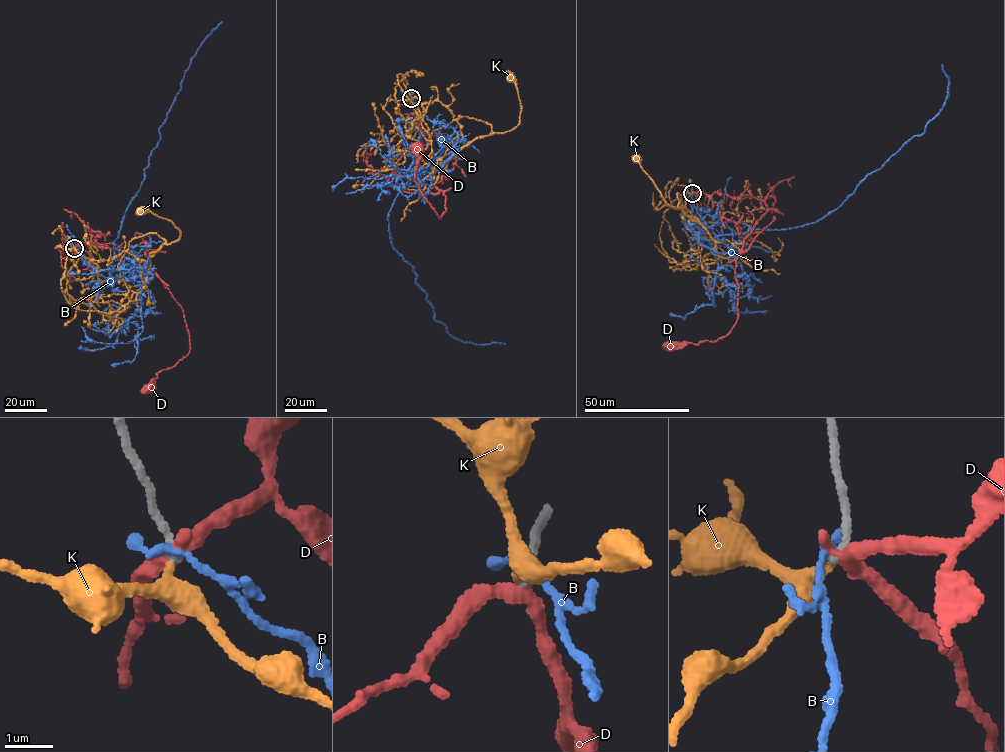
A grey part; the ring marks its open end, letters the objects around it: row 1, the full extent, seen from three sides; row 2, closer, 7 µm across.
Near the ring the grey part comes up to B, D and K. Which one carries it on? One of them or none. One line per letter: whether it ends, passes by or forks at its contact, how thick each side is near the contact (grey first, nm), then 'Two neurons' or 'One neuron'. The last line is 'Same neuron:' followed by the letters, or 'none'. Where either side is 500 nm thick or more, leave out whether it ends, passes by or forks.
B: It ends there. Thickness 150 nm (grey) against 200 nm. Two neurons
D: It passes by. Thickness 150 nm (grey) against 300 nm. Two neurons
K: It passes by. Thickness 150 nm (grey) against 240 nm. One neuron
Same neuron: K

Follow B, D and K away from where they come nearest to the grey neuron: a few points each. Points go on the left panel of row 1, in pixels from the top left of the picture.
B: (74, 247), (96, 269), (140, 268), (147, 273), (122, 263), (114, 241), (185, 71), (222, 22)
D: (74, 248), (103, 234), (91, 233), (98, 243), (147, 264), (183, 311), (188, 352), (156, 374), (148, 387)
K: (74, 248), (99, 261), (148, 233), (169, 244), (179, 239), (172, 222), (142, 211)

